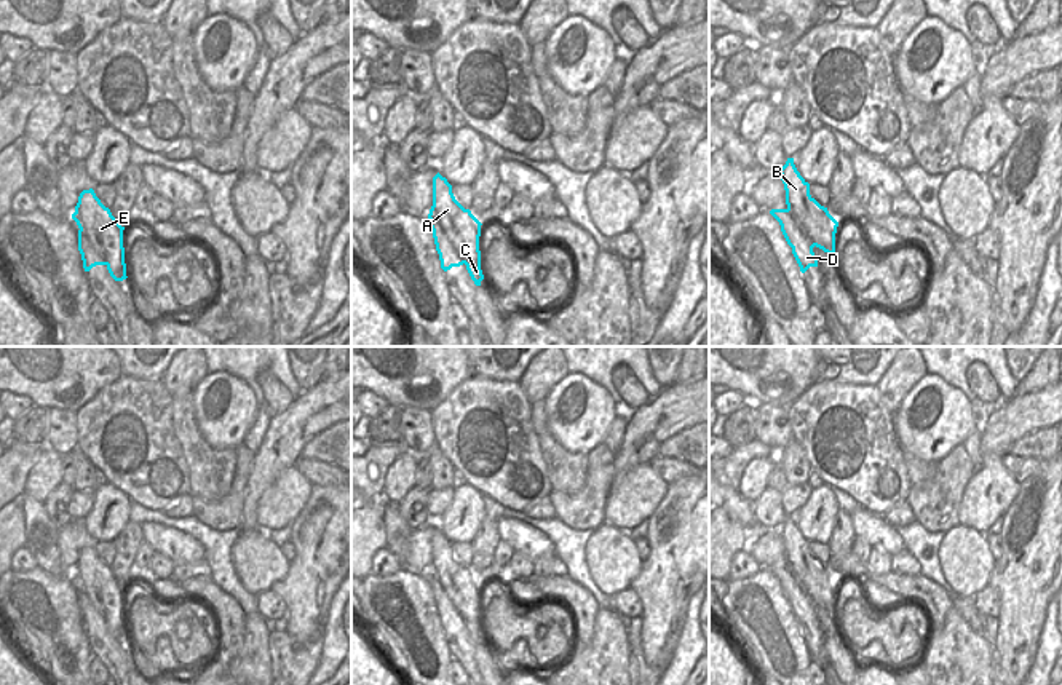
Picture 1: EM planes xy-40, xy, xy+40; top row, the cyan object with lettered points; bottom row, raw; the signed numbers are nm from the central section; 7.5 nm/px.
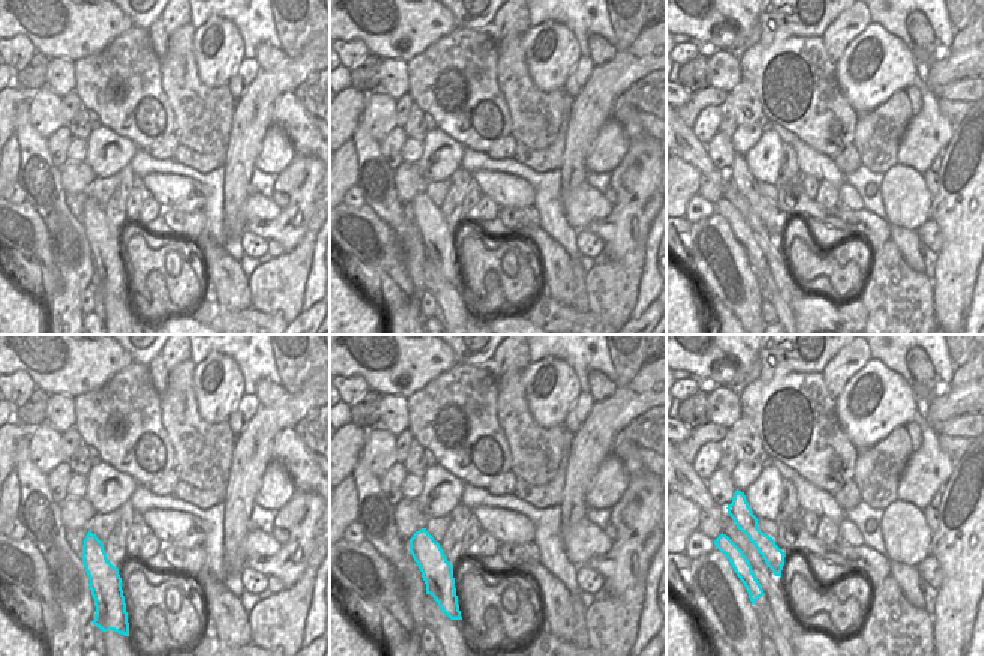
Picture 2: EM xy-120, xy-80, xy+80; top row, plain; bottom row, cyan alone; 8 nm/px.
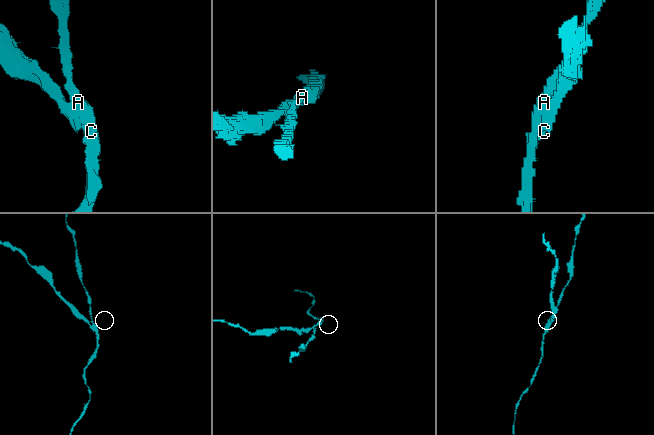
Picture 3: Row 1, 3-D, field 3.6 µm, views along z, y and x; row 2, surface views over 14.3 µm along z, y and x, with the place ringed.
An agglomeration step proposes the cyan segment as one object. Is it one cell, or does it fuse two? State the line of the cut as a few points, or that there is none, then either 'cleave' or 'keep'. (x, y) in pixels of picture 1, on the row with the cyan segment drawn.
xy (428, 214), (465, 262) | cleave

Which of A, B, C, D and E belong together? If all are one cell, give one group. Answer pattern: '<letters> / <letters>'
A B C E / D

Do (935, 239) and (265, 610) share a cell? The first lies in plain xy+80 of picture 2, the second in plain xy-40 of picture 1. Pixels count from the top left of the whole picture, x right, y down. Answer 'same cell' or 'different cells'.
same cell

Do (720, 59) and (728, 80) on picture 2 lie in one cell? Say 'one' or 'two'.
one

